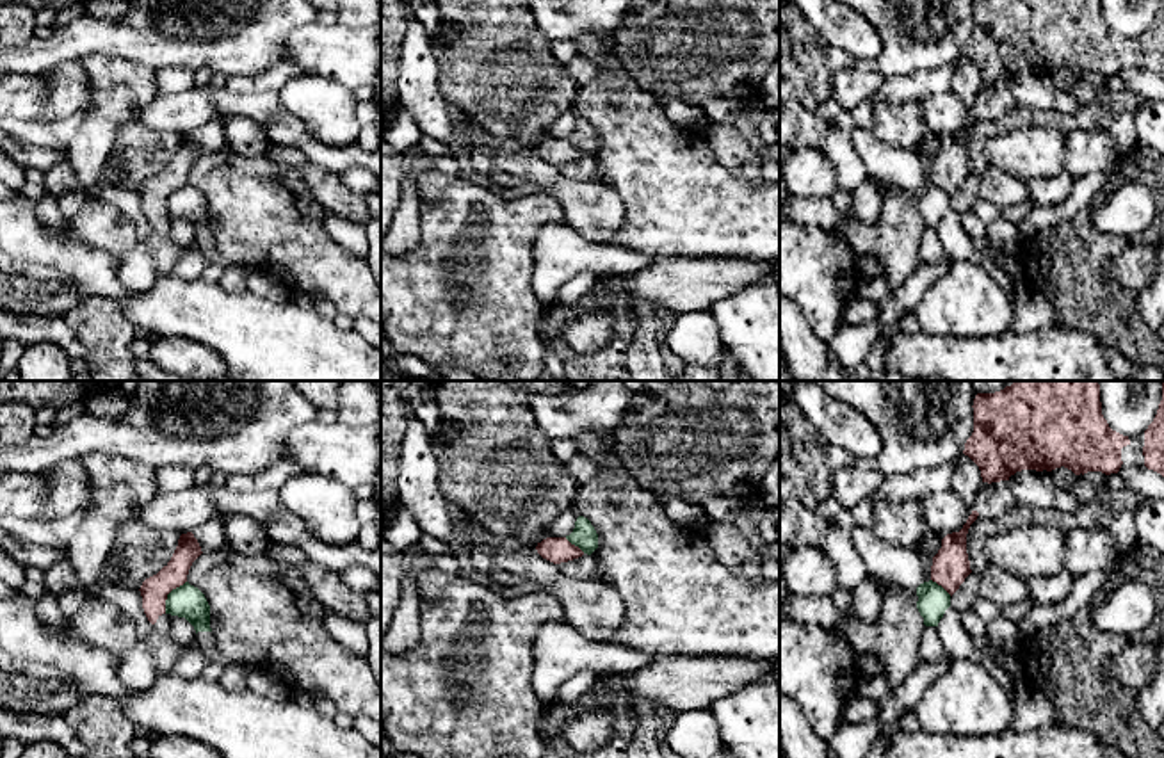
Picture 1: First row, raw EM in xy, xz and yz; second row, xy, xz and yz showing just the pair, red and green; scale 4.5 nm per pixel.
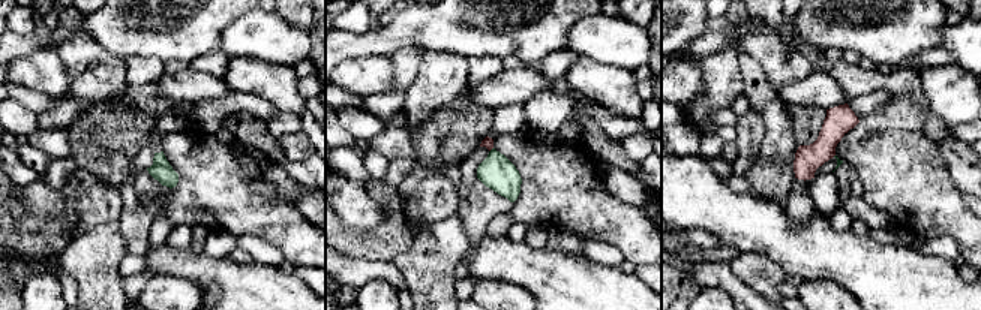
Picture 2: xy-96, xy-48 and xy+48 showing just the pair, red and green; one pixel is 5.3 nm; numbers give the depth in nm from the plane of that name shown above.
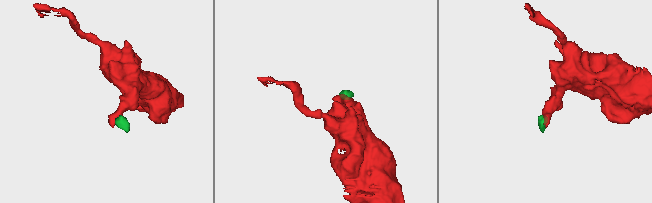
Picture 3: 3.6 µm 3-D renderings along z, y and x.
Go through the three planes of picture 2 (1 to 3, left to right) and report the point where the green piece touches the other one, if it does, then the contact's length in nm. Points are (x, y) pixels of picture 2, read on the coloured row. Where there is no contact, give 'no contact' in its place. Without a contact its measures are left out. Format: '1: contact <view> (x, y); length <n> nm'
1: no contact
2: contact xy-48 (491, 149); length 40 nm
3: no contact

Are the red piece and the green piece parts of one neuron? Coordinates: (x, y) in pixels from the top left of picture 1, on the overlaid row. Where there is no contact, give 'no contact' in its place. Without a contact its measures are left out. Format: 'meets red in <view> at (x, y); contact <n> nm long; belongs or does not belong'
meets red in xy at (168, 593); contact 180 nm long; does not belong

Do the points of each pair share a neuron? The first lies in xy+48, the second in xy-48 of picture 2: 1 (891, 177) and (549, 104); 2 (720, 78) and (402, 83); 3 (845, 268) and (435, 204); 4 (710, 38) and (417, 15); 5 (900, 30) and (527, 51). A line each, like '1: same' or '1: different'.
1: different
2: same
3: different
4: same
5: same

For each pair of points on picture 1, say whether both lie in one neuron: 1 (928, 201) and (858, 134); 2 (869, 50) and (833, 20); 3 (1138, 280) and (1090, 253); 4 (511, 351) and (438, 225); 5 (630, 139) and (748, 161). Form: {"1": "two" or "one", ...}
{"1": "one", "2": "one", "3": "two", "4": "one", "5": "two"}

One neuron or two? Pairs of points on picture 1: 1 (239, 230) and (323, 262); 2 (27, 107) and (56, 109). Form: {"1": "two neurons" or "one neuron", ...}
{"1": "one neuron", "2": "two neurons"}

